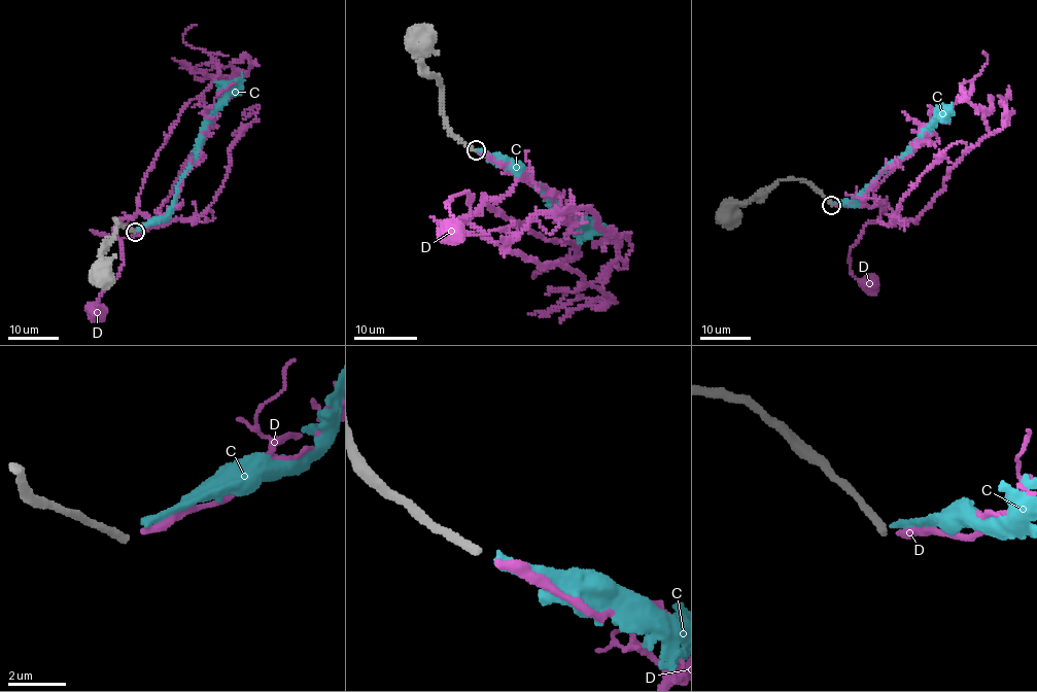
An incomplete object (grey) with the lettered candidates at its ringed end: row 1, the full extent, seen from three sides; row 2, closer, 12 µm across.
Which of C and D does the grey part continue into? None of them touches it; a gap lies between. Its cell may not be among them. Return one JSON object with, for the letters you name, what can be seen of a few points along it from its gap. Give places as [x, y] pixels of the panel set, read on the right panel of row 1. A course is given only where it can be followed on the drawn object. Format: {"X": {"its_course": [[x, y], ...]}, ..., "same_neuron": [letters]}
{"same_neuron": []}

